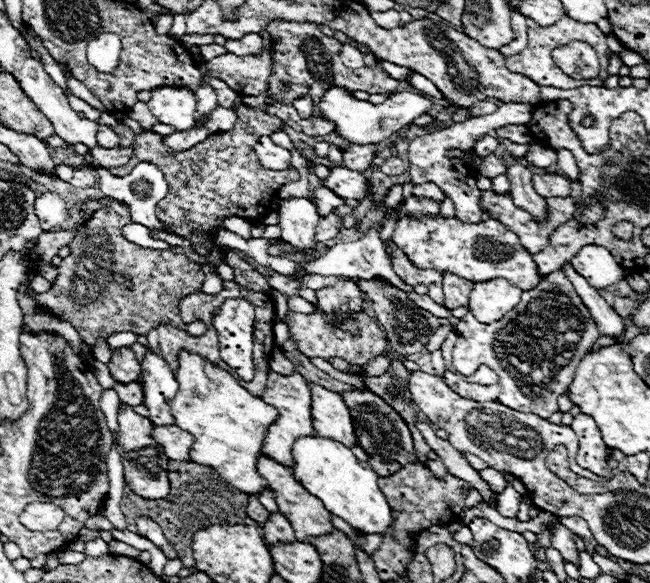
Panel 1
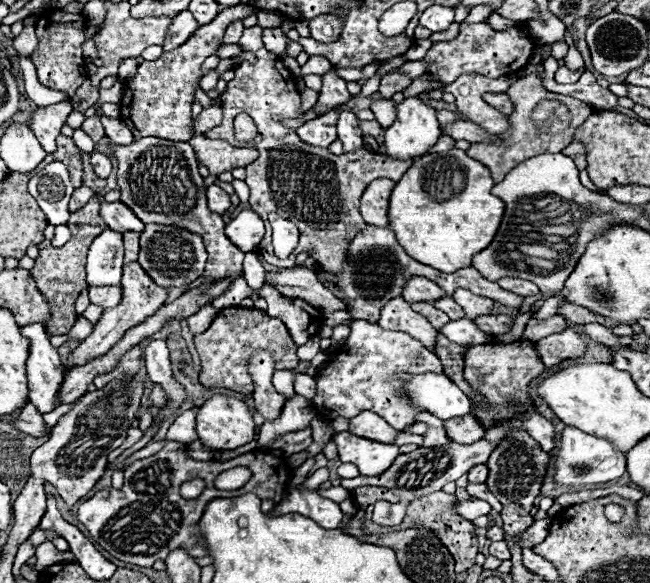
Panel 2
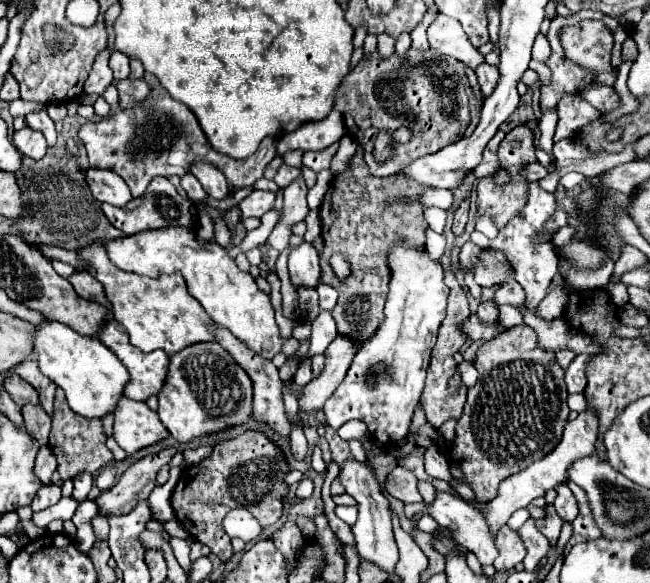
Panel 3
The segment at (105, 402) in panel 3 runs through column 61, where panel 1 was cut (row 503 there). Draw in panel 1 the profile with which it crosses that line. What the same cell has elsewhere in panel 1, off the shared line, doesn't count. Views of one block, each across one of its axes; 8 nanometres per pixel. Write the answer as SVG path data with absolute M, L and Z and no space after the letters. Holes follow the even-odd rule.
M302 436L292 444L292 474L316 498L322 500L328 512L340 516L350 526L364 534L382 534L390 522L390 506L376 484L376 472L362 468L356 456L344 444L324 436Z

